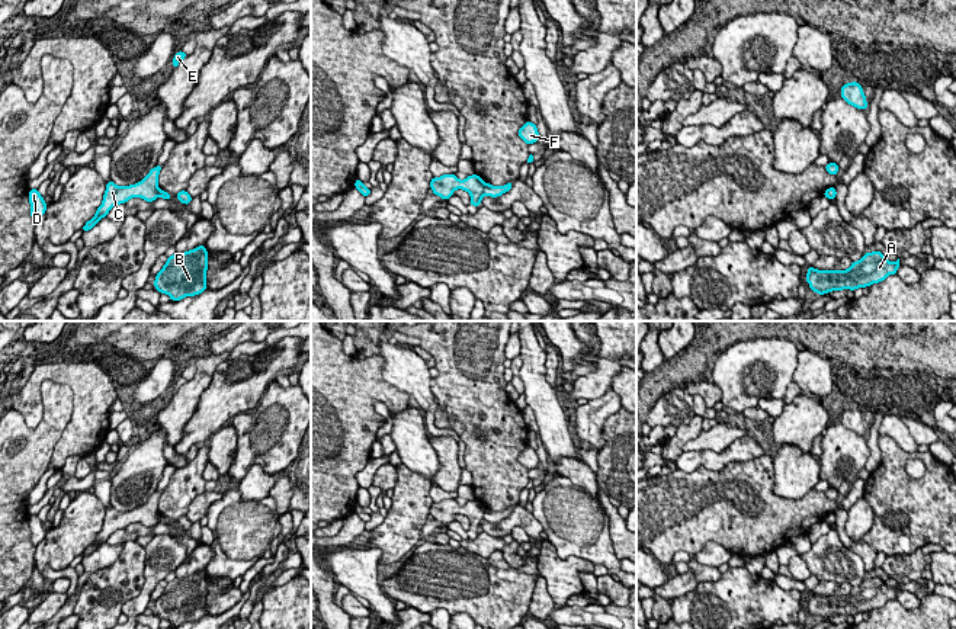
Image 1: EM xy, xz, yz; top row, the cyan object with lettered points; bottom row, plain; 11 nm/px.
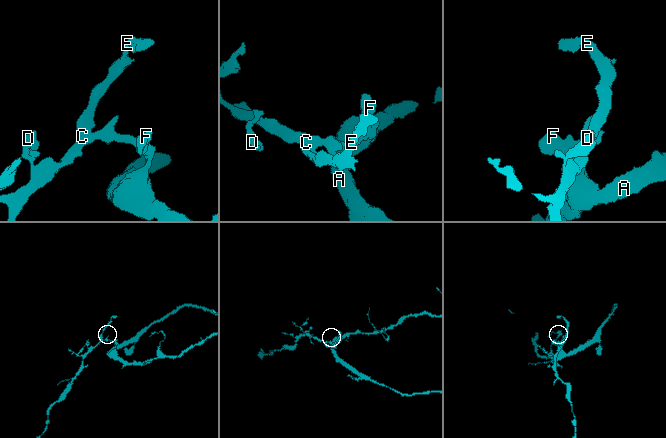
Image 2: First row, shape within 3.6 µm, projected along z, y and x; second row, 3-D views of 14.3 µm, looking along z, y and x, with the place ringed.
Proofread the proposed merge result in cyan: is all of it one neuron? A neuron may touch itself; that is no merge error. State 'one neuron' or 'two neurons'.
two neurons

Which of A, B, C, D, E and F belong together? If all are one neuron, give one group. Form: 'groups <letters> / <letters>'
groups A B F / C D E

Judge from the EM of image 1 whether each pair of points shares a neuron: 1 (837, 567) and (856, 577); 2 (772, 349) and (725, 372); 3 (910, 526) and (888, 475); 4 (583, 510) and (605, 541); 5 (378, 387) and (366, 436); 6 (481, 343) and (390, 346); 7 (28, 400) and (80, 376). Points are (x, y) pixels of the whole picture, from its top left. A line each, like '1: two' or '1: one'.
1: one
2: one
3: one
4: one
5: one
6: two
7: one

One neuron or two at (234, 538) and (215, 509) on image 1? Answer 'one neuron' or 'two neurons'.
one neuron

